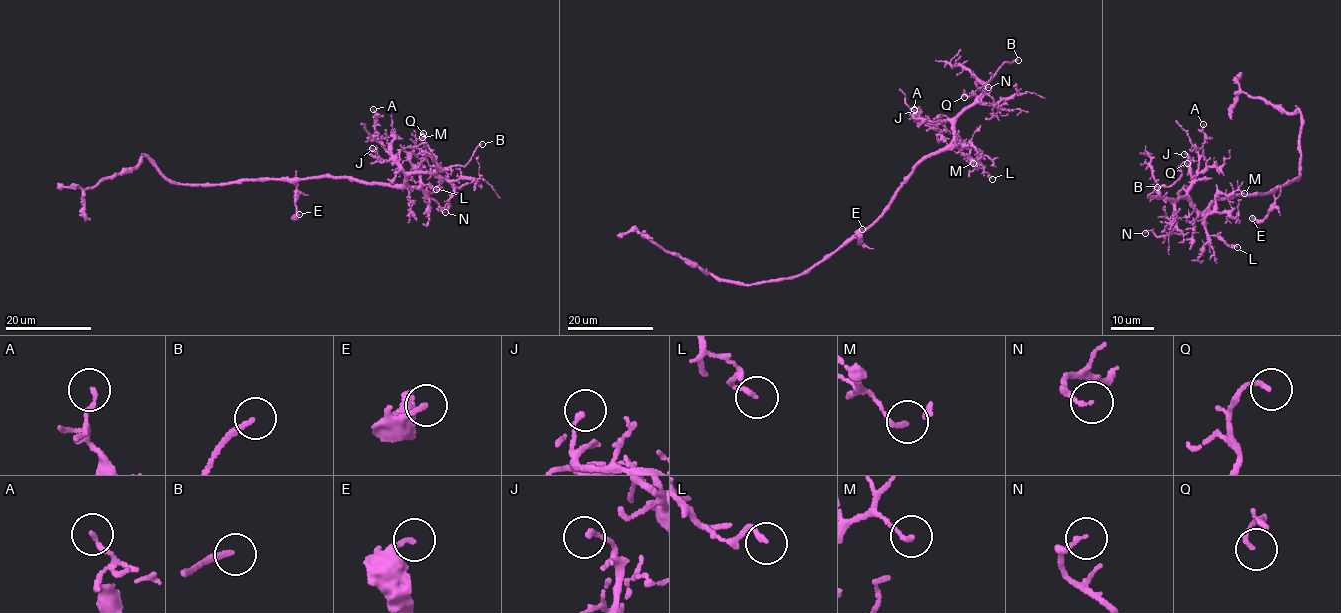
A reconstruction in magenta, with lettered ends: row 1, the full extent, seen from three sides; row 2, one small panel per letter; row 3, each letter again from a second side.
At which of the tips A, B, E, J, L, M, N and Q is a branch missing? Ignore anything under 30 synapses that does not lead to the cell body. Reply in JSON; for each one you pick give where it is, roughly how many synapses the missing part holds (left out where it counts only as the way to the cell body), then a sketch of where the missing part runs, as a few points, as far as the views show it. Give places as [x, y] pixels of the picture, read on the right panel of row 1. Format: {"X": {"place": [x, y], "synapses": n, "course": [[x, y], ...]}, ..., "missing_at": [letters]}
{"B": {"place": [1157, 187], "course": [[1157, 187], [1168, 190], [1177, 187], [1190, 170], [1192, 147]]}, "missing_at": ["B"]}

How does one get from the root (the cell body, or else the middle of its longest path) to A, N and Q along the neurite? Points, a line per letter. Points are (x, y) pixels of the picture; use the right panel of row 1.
A: (1276, 191), (1264, 195), (1235, 195), (1214, 202), (1207, 212), (1197, 209), (1188, 189), (1203, 153), (1203, 124)
N: (1276, 191), (1218, 200), (1203, 213), (1191, 200), (1180, 198), (1173, 231), (1158, 236), (1145, 233)
Q: (1276, 191), (1218, 200), (1203, 213), (1187, 198), (1160, 194), (1187, 163)

